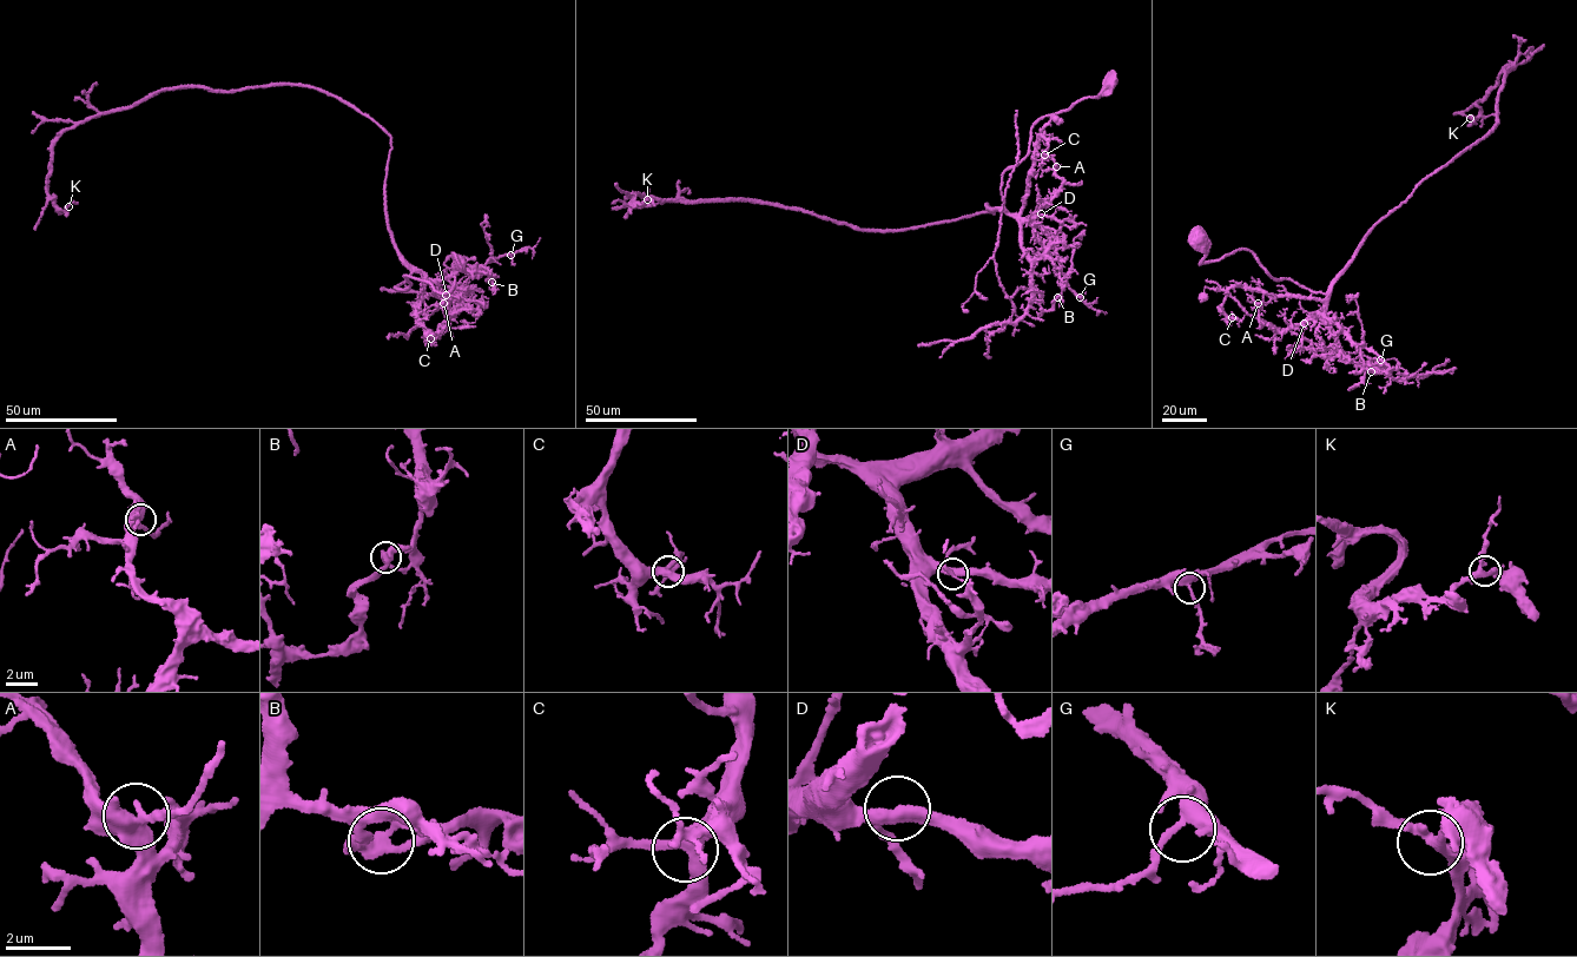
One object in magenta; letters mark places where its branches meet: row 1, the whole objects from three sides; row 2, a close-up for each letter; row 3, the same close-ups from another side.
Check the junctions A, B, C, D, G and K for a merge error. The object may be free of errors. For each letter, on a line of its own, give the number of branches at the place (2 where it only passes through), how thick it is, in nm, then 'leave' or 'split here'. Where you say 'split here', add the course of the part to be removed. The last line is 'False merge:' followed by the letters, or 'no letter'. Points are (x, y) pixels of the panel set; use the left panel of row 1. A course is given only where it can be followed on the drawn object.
A: 3 | 360 nm | leave
B: 3 | 320 nm | split here | (490, 282), (490, 275), (470, 277), (454, 298), (448, 297), (421, 319), (407, 338), (401, 332), (387, 336)
C: 3 | 380 nm | leave
D: 3 | 360 nm | leave
G: 3 | 360 nm | leave
K: 3 | 280 nm | leave
False merge: B

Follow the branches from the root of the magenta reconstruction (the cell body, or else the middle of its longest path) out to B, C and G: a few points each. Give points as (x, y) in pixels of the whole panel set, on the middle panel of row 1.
B: (1110, 80), (1099, 98), (1040, 118), (1027, 154), (1002, 176), (1003, 208), (1035, 223), (1055, 252), (1056, 297)
C: (1110, 80), (1099, 98), (1034, 125), (1027, 154), (1002, 176), (1010, 213), (1023, 205), (1041, 134), (1044, 154)
G: (1110, 80), (1099, 98), (1040, 118), (1027, 154), (1002, 176), (1003, 208), (1043, 231), (1066, 283), (1080, 297)

